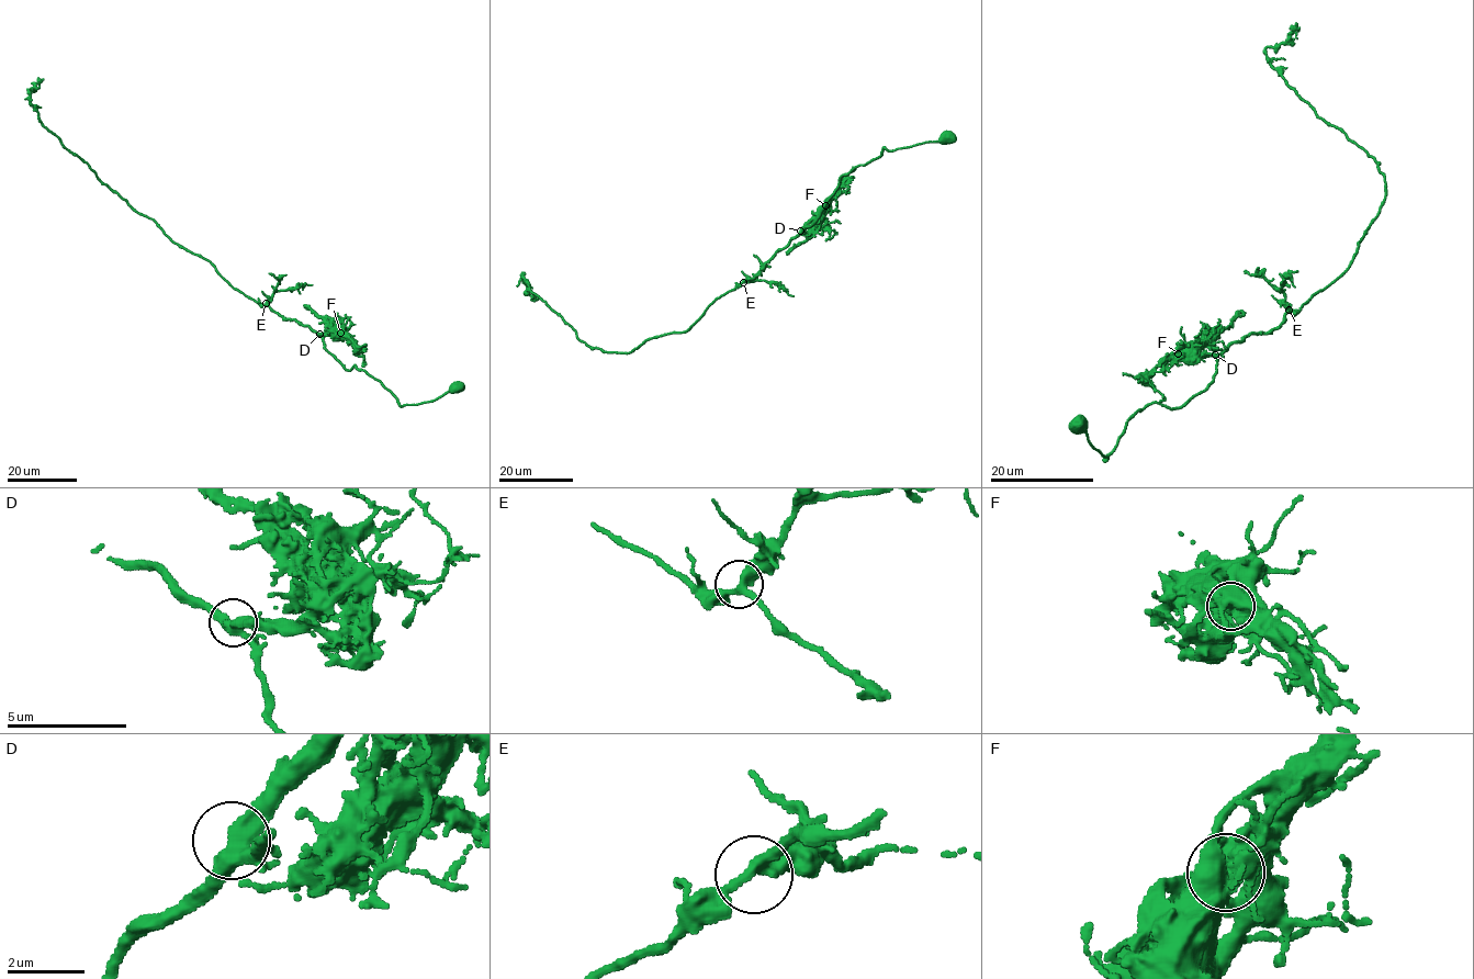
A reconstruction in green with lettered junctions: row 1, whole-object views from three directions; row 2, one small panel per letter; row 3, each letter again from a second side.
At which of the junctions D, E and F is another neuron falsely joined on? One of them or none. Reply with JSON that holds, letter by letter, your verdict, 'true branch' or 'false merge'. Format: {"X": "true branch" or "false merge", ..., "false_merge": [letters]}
{"D": "true branch", "E": "true branch", "F": "false merge", "false_merge": ["F"]}

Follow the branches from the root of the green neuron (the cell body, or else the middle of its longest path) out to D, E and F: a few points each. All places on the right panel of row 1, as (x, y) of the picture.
D: (1079, 424), (1105, 460), (1139, 411), (1152, 403), (1177, 408), (1207, 386), (1216, 373), (1215, 355)
E: (1079, 424), (1105, 460), (1131, 417), (1152, 403), (1184, 404), (1207, 386), (1226, 348), (1270, 333), (1289, 310)
F: (1079, 424), (1105, 460), (1139, 411), (1152, 403), (1177, 408), (1212, 380), (1215, 356), (1178, 353)

